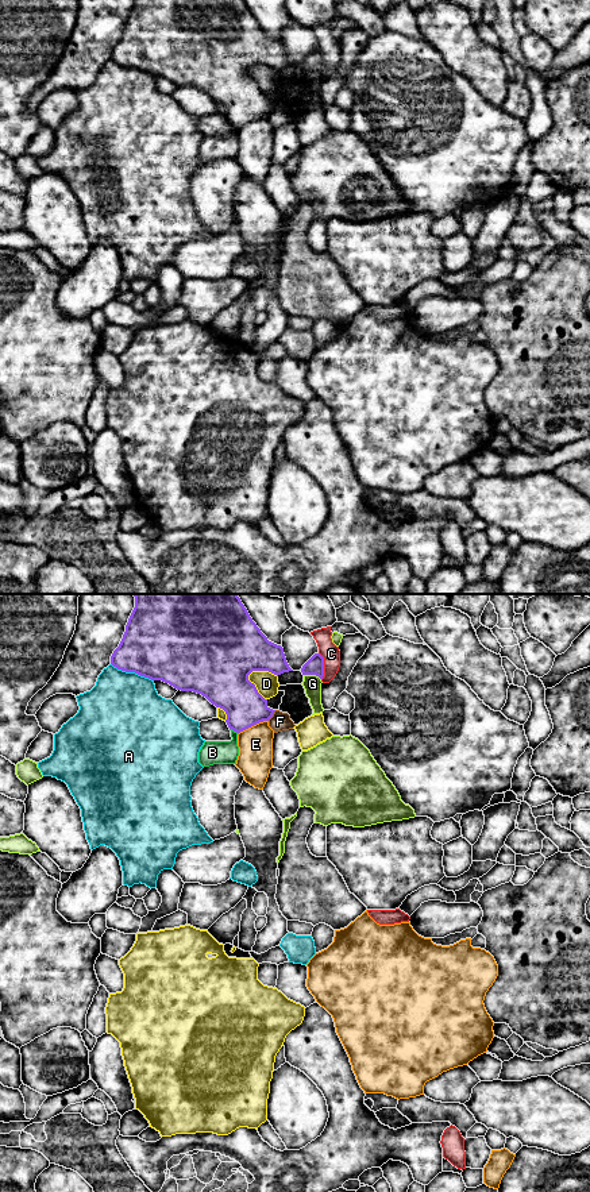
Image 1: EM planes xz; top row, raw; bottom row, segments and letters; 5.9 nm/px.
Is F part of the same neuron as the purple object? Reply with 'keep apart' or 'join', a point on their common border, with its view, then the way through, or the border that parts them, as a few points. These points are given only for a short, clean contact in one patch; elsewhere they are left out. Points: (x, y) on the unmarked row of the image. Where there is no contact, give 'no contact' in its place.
keep apart; contact xz (272, 111); border xz (276, 105), (267, 115)

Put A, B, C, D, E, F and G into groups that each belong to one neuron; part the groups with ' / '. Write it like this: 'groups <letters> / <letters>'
groups A / B / C / D / E / F / G

